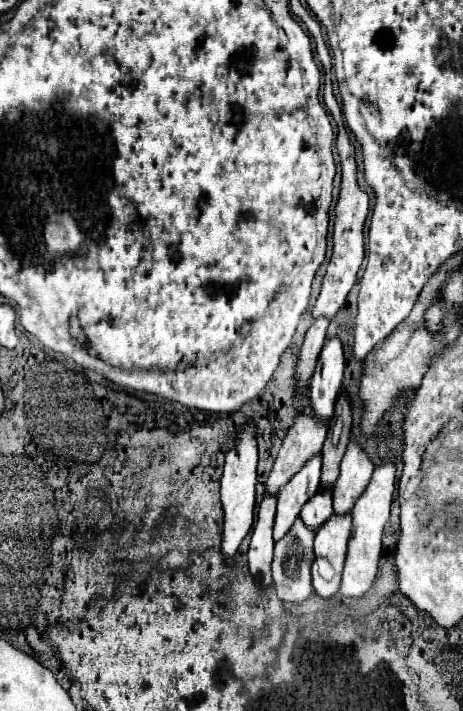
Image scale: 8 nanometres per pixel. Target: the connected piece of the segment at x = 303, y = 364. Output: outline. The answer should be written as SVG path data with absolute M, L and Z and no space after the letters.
M317 317L313 319L313 325L309 327L307 335L305 335L305 341L301 345L301 351L299 351L299 363L297 363L297 373L295 373L295 379L297 379L297 391L305 391L305 387L309 385L311 381L311 375L313 375L313 367L317 363L317 355L323 347L323 341L325 341L325 335L327 335L327 327L329 327L329 319L325 317Z

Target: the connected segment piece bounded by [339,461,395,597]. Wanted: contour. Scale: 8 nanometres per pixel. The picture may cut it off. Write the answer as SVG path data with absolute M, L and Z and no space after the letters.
M385 461L385 463L375 467L375 471L369 479L369 485L361 493L361 499L355 501L355 507L351 511L353 529L351 529L341 589L339 589L339 593L347 595L347 597L363 597L369 591L369 587L371 587L371 583L377 575L377 563L379 563L379 557L381 557L381 535L383 535L385 523L389 519L393 489L395 489L395 463Z

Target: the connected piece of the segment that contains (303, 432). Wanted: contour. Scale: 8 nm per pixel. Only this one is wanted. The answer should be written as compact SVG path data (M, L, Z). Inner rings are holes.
M311 409L299 411L283 439L271 475L265 483L265 489L277 493L279 487L285 485L293 477L293 473L301 469L301 463L305 463L305 459L311 459L321 451L325 435L327 435L325 419L317 417Z

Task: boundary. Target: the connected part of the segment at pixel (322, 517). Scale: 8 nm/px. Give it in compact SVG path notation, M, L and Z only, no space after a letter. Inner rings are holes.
M319 487L319 491L315 491L313 499L309 499L301 509L301 519L305 519L305 525L309 529L319 529L331 515L333 515L333 505L331 505L329 487L323 487L323 489Z

